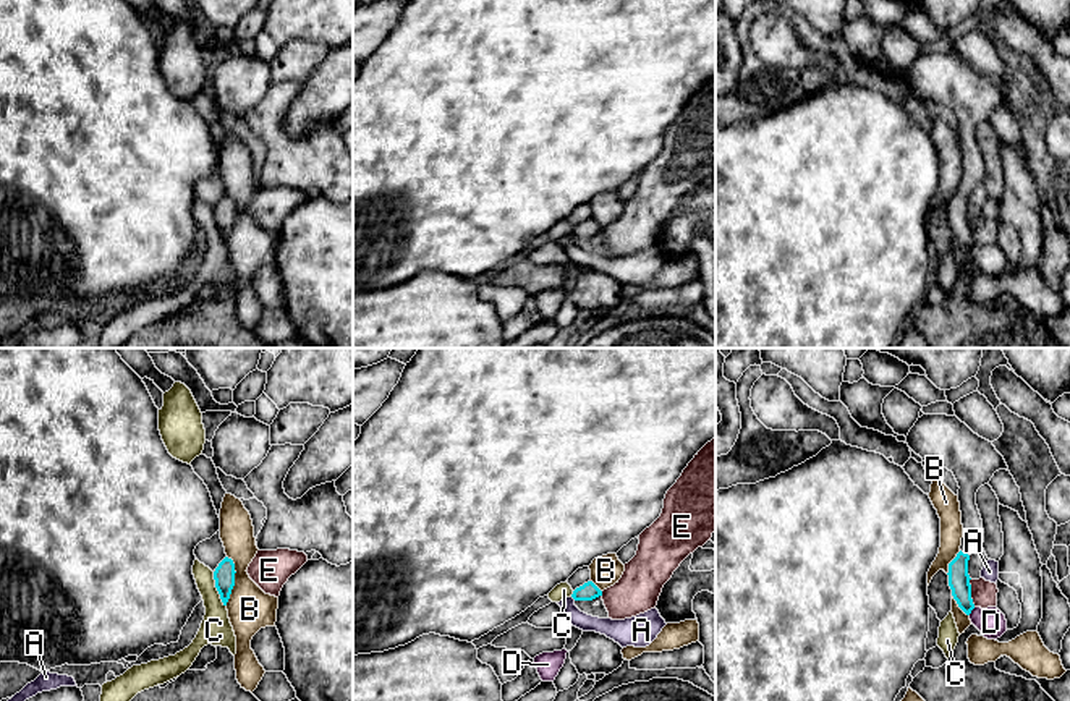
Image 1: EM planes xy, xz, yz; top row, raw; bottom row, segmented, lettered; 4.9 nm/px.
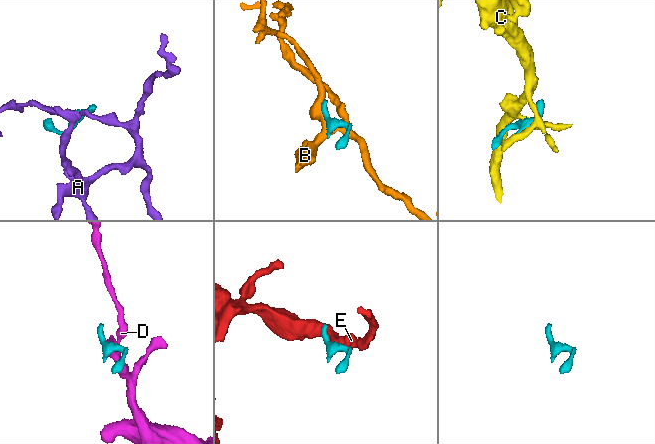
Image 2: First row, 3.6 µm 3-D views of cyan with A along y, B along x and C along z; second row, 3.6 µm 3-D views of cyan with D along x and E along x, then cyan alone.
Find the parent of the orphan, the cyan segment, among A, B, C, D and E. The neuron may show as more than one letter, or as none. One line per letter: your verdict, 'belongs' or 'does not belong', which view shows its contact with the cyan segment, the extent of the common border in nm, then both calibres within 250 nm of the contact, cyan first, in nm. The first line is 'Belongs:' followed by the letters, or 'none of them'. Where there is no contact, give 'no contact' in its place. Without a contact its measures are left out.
Belongs: none of them
A: does not belong; contact in xz; length 30 nm; calibres 90 and 100 nm
B: does not belong; contact in xy; length 240 nm; calibres 110 and 220 nm
C: does not belong; contact in xy; length 190 nm; calibres 110 and 160 nm
D: does not belong; contact in yz; length 50 nm; calibres 110 and 150 nm
E: does not belong; contact in yz; length 150 nm; calibres 110 and 130 nm

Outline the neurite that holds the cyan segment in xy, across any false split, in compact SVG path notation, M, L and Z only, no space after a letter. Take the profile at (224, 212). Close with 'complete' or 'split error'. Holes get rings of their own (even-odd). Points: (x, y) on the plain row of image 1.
M225 194L214 209L215 225L223 243L227 243L231 227L235 223L235 210L235 201L228 194Z; complete

